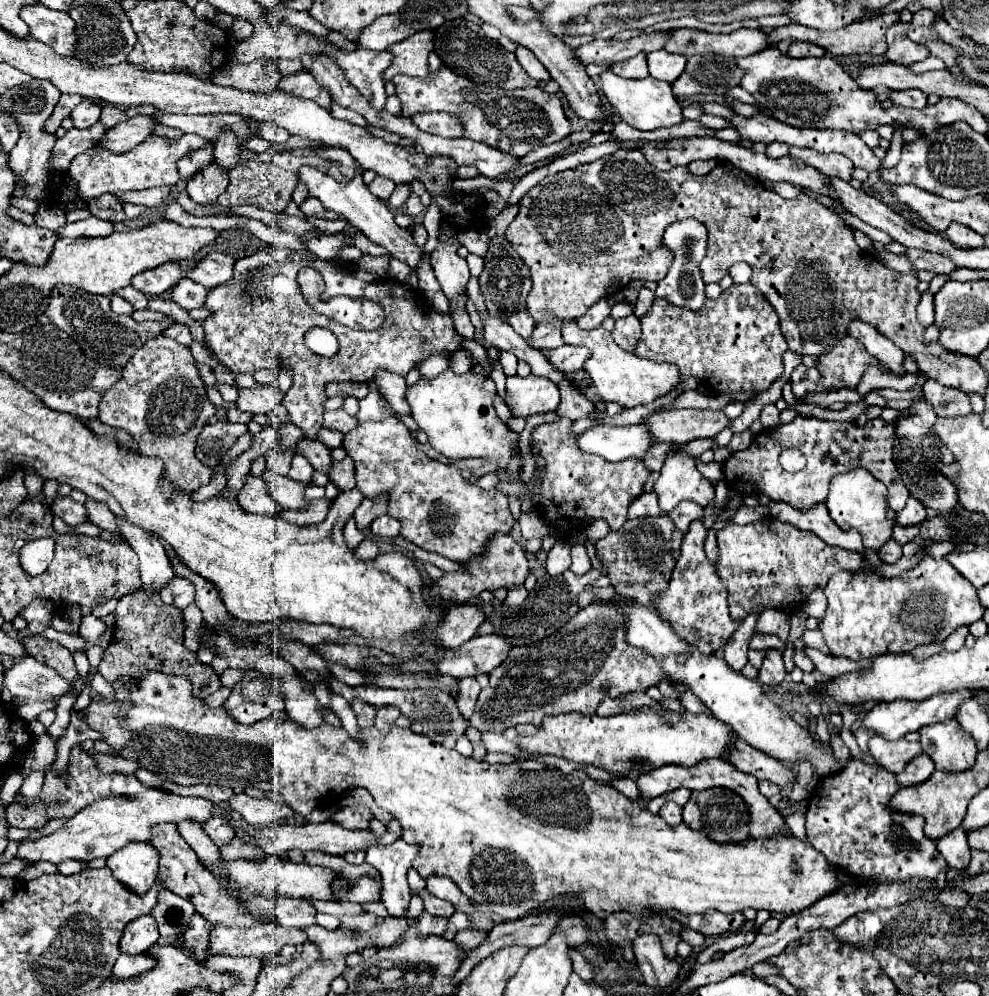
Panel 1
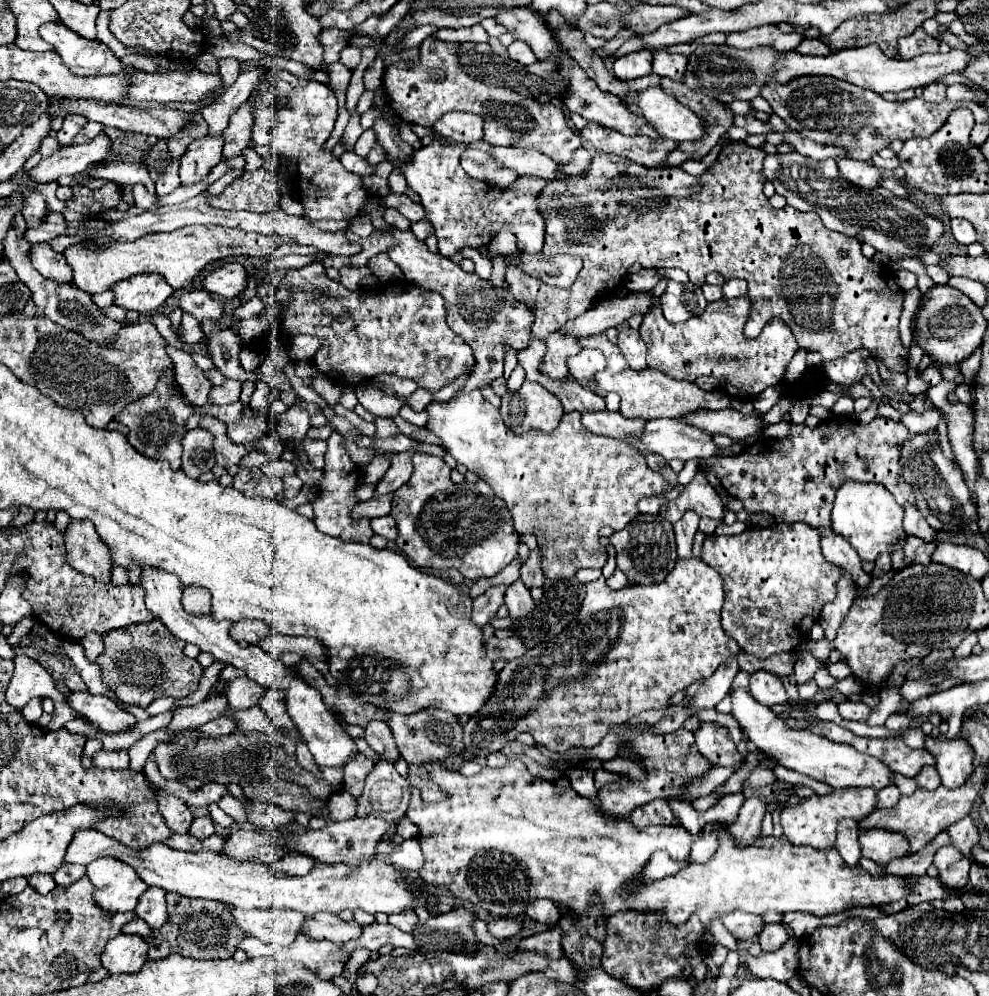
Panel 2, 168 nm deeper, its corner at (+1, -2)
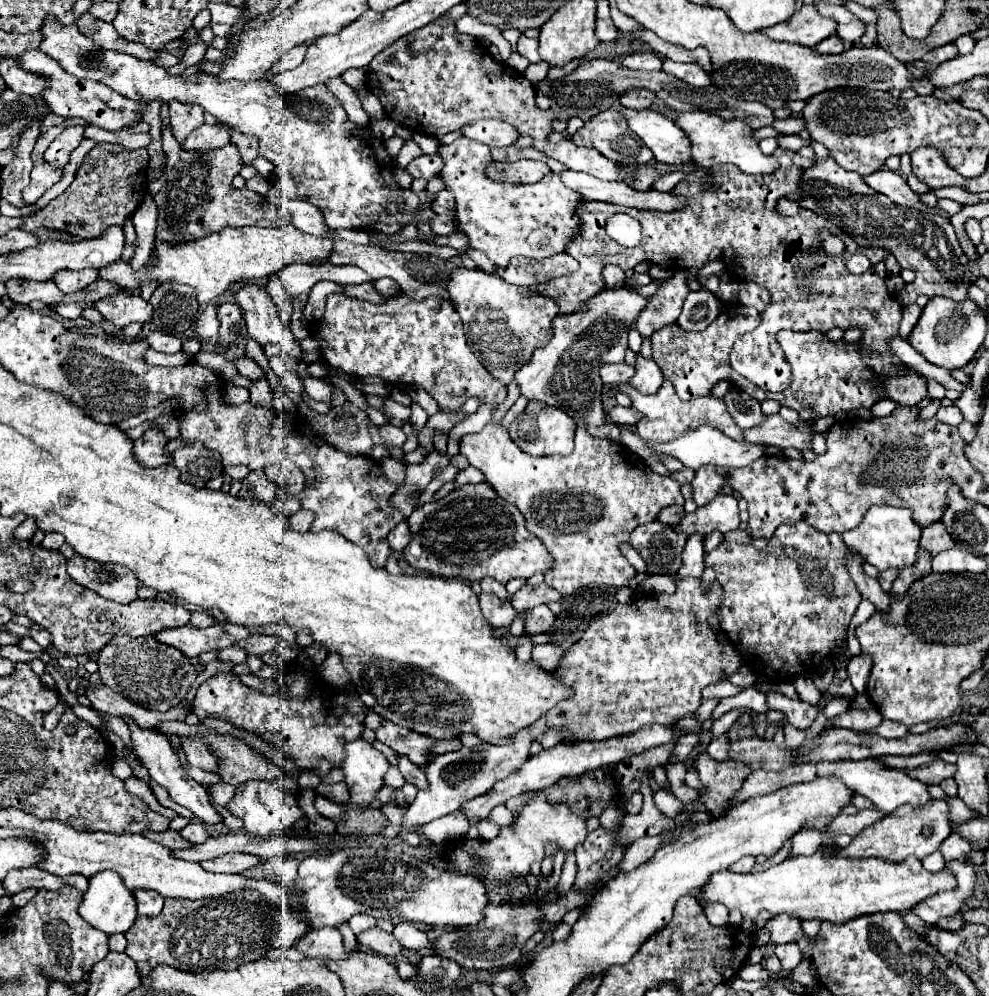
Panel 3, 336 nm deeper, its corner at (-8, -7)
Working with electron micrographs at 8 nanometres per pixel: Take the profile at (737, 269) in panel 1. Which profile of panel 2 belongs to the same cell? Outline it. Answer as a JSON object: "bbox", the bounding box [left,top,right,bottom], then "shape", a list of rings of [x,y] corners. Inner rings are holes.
{"bbox":[723,279,747,299],"shape":[[[729,279],[729,281],[725,281],[725,285],[723,285],[723,295],[725,295],[727,299],[747,295],[747,281],[745,281],[745,279]]]}

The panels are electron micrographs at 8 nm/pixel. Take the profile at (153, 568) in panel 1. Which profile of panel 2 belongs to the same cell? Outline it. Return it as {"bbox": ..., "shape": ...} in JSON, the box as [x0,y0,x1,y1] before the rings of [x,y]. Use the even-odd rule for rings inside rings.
{"bbox":[141,567,357,767],"shape":[[[147,567],[147,571],[141,571],[141,587],[145,589],[145,605],[147,605],[147,609],[157,619],[161,619],[165,623],[165,627],[177,639],[197,645],[203,653],[211,653],[217,661],[223,661],[227,665],[243,669],[247,673],[247,677],[251,681],[259,683],[261,687],[265,687],[265,689],[277,687],[277,689],[281,689],[285,693],[287,713],[289,713],[291,721],[295,723],[297,731],[301,733],[301,737],[305,739],[305,743],[307,743],[311,755],[315,757],[317,765],[339,767],[339,765],[345,765],[349,759],[353,759],[357,755],[355,743],[343,731],[337,717],[321,701],[319,691],[315,691],[315,687],[309,687],[307,683],[303,683],[303,679],[291,667],[287,667],[281,659],[273,657],[271,653],[267,653],[259,645],[241,647],[229,635],[229,627],[233,627],[231,621],[215,621],[215,619],[211,619],[211,615],[191,615],[191,613],[183,611],[183,605],[181,605],[183,583],[179,583],[177,575],[171,575],[167,571],[155,571],[155,567]]]}

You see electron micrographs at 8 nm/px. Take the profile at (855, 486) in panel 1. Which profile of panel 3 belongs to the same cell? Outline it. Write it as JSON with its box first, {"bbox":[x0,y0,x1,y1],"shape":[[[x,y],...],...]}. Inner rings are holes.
{"bbox":[842,506,920,572],"shape":[[[872,506],[864,520],[842,534],[842,540],[848,548],[860,552],[864,562],[876,566],[880,572],[888,568],[908,568],[916,562],[918,540],[920,540],[920,526],[912,522],[912,512],[908,508],[898,506]]]}

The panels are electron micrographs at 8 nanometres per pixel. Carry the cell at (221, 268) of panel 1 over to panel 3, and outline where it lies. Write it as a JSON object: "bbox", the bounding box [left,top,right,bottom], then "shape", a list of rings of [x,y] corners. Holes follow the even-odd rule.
{"bbox":[234,282,302,362],"shape":[[[248,282],[234,294],[234,298],[236,298],[236,304],[240,304],[240,308],[246,314],[244,322],[250,338],[254,338],[262,348],[274,344],[274,346],[280,346],[282,352],[296,358],[298,362],[302,360],[300,344],[296,342],[290,328],[282,326],[278,318],[278,310],[274,302],[266,296],[264,288]]]}

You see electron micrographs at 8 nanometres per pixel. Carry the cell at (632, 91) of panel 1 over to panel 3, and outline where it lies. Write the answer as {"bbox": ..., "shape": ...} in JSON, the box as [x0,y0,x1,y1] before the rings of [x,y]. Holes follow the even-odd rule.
{"bbox":[676,112,780,174],"shape":[[[684,112],[680,114],[676,124],[690,136],[692,156],[696,166],[700,168],[710,168],[716,164],[734,164],[746,174],[772,174],[780,166],[778,160],[760,150],[760,142],[754,140],[754,128],[750,128],[744,118],[724,120],[712,112]]]}

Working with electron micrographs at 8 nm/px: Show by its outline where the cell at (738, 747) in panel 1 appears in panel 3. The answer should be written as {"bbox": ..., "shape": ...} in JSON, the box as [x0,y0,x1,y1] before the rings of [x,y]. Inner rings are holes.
{"bbox":[706,736,728,760],"shape":[[[718,736],[718,738],[710,740],[706,752],[708,752],[708,756],[712,756],[712,760],[726,760],[726,752],[728,752],[726,736]]]}

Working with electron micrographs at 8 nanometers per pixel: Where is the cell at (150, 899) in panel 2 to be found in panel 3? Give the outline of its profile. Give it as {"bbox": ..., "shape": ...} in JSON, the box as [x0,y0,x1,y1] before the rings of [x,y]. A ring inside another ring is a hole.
{"bbox":[132,890,164,916],"shape":[[[132,890],[136,896],[136,906],[140,916],[158,916],[162,910],[164,898],[158,892],[144,892],[144,890]]]}

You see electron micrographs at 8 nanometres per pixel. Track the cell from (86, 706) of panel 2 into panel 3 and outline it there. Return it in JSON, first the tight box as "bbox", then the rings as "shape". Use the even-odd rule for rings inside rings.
{"bbox":[128,720,222,824],"shape":[[[128,720],[128,726],[130,726],[130,732],[132,732],[132,744],[134,744],[134,750],[136,754],[140,756],[140,760],[144,760],[144,766],[148,768],[148,774],[150,778],[154,778],[160,786],[164,786],[170,794],[170,798],[176,802],[176,804],[182,804],[186,806],[188,810],[194,812],[196,818],[200,818],[204,824],[218,824],[222,822],[222,816],[214,810],[214,806],[210,804],[208,800],[208,792],[204,786],[200,786],[198,782],[194,782],[186,772],[184,768],[180,766],[170,742],[168,742],[168,736],[156,732],[156,730],[146,730],[146,728],[140,728],[136,724],[132,724]]]}

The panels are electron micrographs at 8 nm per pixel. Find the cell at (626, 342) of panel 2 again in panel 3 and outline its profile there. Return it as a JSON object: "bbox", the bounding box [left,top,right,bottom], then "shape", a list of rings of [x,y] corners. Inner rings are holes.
{"bbox":[630,356,664,394],"shape":[[[638,356],[636,376],[630,380],[630,386],[636,388],[638,392],[652,394],[662,386],[662,382],[664,382],[664,376],[662,376],[658,364],[654,360],[646,360],[646,358]]]}

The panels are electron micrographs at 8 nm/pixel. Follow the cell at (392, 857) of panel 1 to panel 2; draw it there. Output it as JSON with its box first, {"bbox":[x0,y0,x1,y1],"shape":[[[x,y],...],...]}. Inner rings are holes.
{"bbox":[389,911,417,931],"shape":[[[401,911],[399,915],[389,915],[389,923],[397,925],[401,931],[411,931],[417,923],[415,911]]]}

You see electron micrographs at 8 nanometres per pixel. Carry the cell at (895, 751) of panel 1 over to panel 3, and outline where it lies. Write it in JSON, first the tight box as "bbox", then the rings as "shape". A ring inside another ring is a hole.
{"bbox":[908,760,956,784],"shape":[[[936,760],[932,764],[920,766],[916,770],[910,770],[908,776],[924,782],[924,784],[940,784],[946,778],[952,778],[956,774],[956,766],[954,764],[946,764],[942,760]]]}

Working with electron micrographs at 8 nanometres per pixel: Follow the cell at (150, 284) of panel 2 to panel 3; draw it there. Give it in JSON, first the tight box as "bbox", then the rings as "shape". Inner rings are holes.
{"bbox":[94,294,152,328],"shape":[[[116,294],[112,298],[102,298],[94,302],[94,308],[102,314],[106,322],[110,322],[116,328],[124,328],[132,322],[146,324],[152,318],[152,306],[150,302],[142,300],[140,294]]]}

